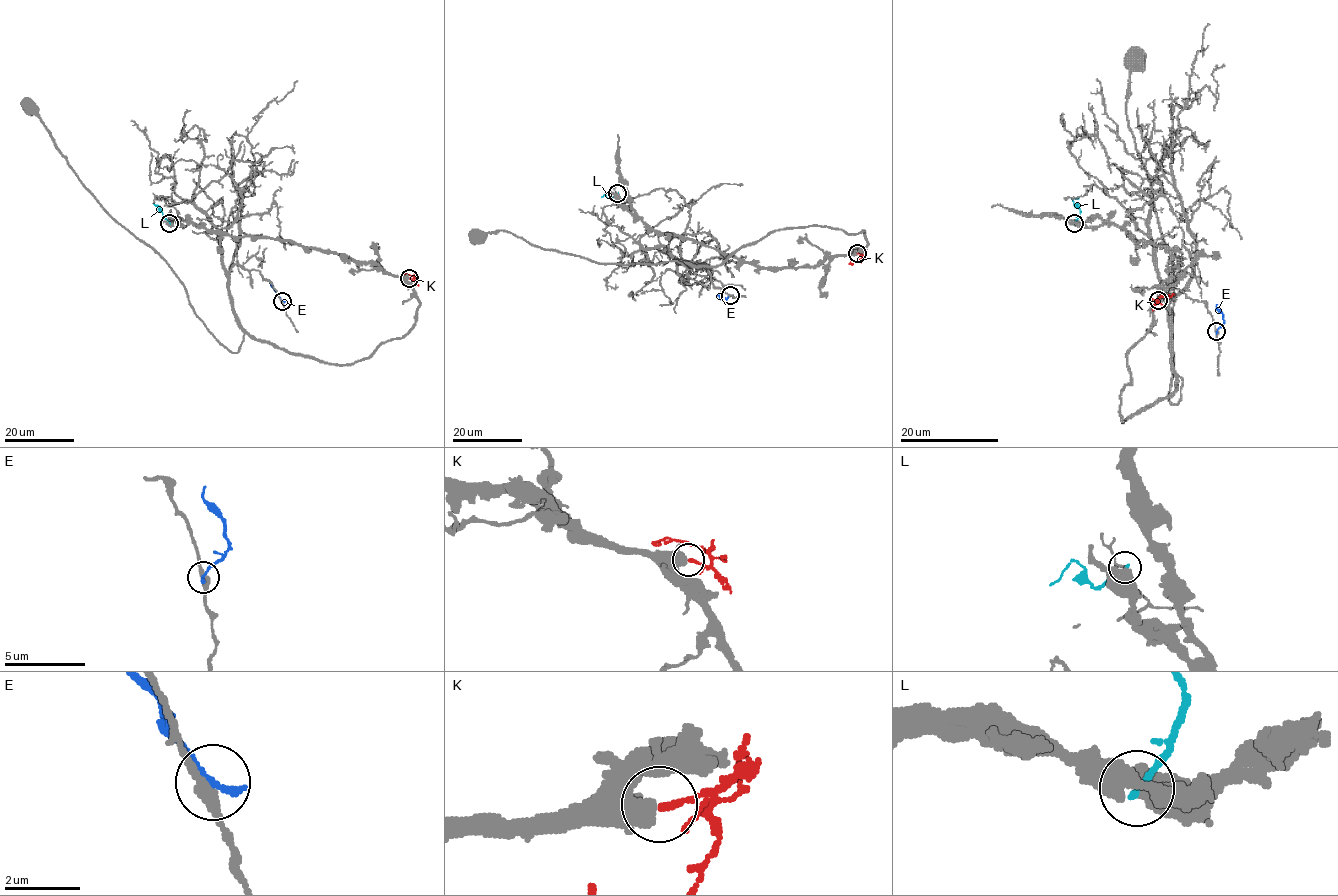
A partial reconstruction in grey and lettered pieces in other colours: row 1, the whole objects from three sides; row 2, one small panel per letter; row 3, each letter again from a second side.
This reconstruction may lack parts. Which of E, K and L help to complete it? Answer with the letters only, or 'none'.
none

